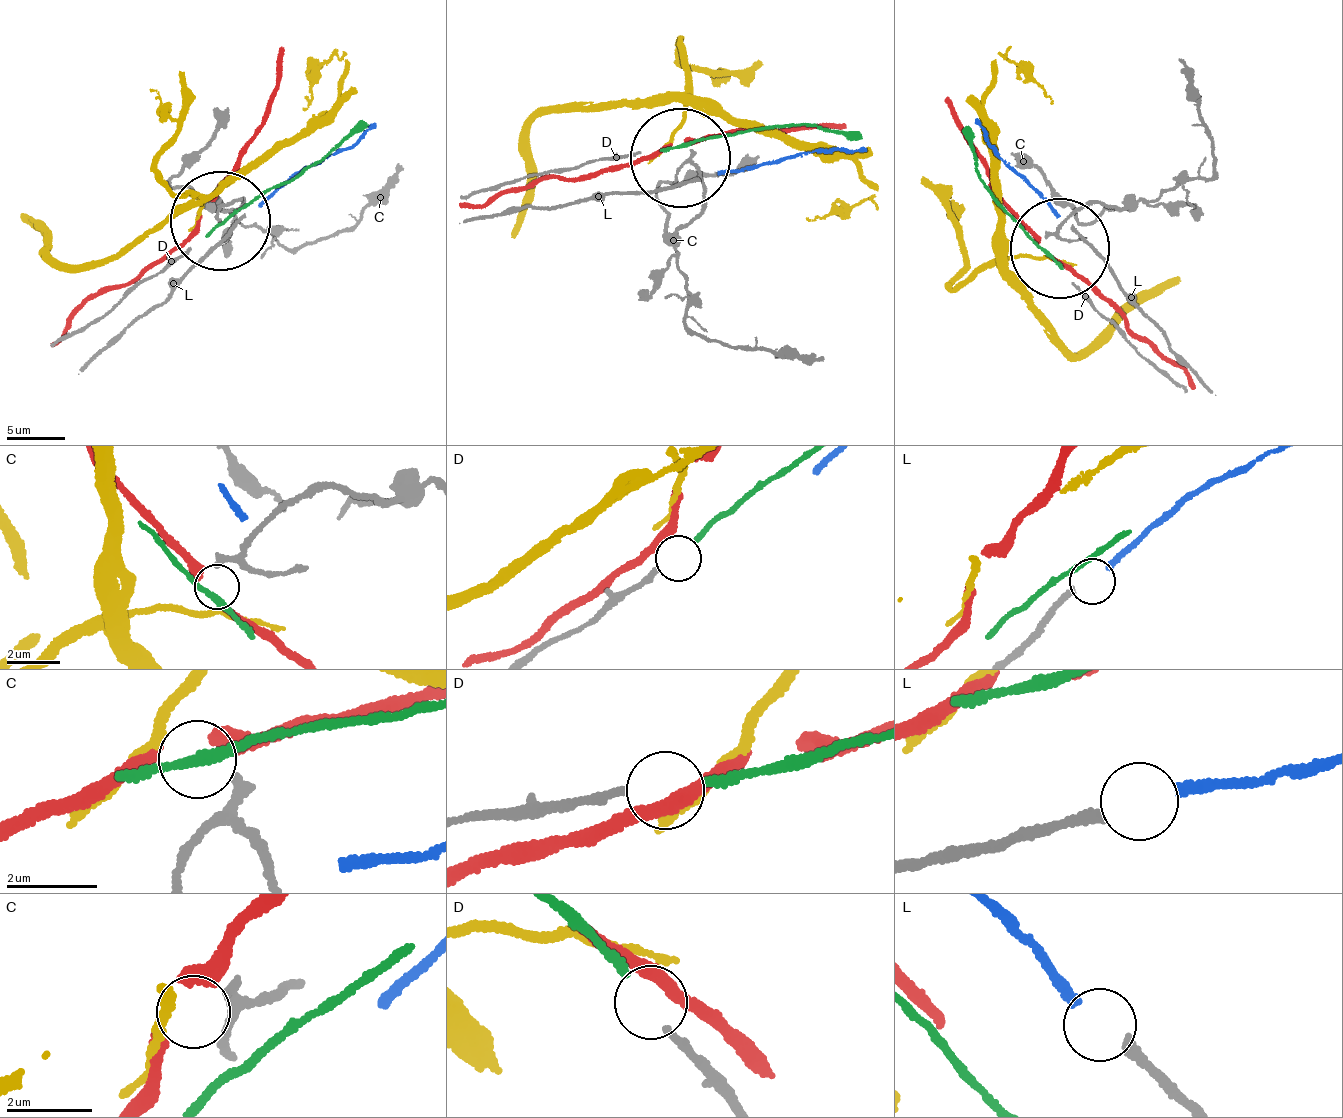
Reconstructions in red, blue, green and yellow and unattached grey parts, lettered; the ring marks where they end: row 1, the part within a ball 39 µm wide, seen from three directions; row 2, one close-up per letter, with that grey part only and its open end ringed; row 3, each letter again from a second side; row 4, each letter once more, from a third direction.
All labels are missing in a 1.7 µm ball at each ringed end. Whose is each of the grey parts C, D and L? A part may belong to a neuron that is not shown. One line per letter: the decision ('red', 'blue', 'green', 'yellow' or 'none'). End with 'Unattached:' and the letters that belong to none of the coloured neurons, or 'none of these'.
C: yellow
D: green
L: blue
Unattached: none of these

